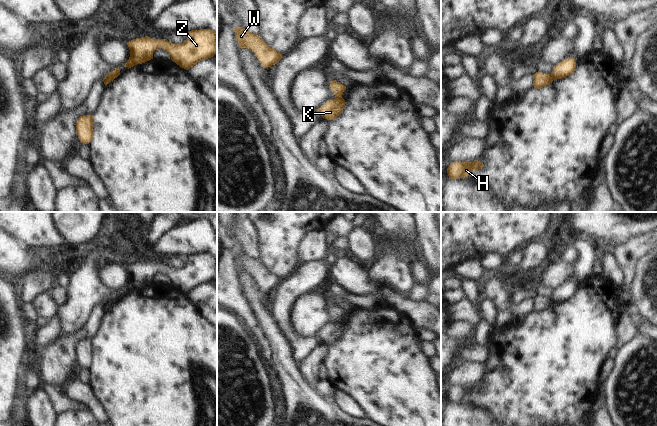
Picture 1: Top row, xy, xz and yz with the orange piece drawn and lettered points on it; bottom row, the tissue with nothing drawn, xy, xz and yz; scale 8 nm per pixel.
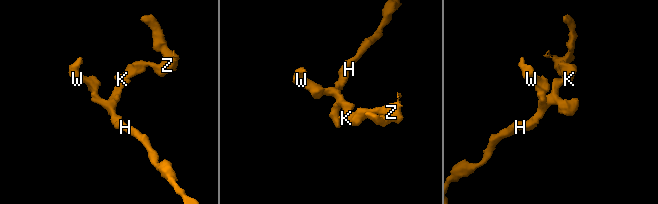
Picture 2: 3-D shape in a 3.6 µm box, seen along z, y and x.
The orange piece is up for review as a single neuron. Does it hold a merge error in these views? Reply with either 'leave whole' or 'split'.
split

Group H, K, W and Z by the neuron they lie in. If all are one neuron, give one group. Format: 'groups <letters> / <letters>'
groups H W / K Z

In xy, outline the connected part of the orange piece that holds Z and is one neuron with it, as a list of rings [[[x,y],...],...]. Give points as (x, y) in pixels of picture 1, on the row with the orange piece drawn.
[[[210,29],[191,30],[182,44],[173,44],[164,39],[148,36],[136,38],[127,45],[130,57],[124,67],[128,69],[153,59],[153,52],[160,48],[166,50],[173,62],[189,70],[195,64],[214,56],[217,49],[217,34]]]

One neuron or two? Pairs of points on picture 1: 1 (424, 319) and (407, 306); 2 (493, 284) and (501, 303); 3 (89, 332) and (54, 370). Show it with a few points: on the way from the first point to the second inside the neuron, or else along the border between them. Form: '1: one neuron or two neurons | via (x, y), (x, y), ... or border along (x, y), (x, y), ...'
1: one neuron | via (420, 315), (411, 308)
2: one neuron | via (494, 289), (500, 298)
3: one neuron | via (78, 336), (63, 351), (59, 359)

